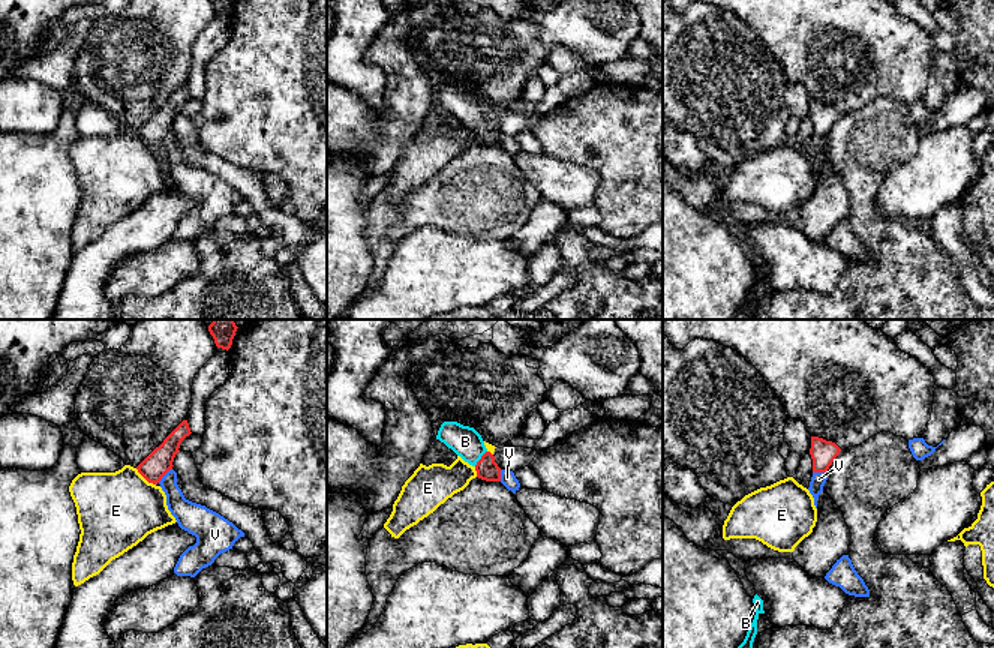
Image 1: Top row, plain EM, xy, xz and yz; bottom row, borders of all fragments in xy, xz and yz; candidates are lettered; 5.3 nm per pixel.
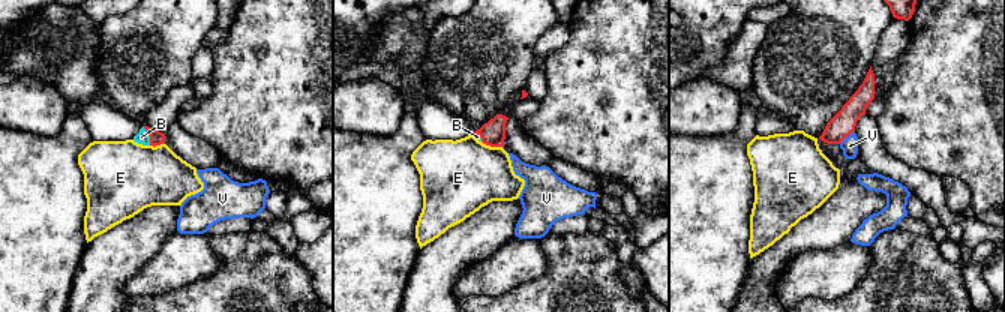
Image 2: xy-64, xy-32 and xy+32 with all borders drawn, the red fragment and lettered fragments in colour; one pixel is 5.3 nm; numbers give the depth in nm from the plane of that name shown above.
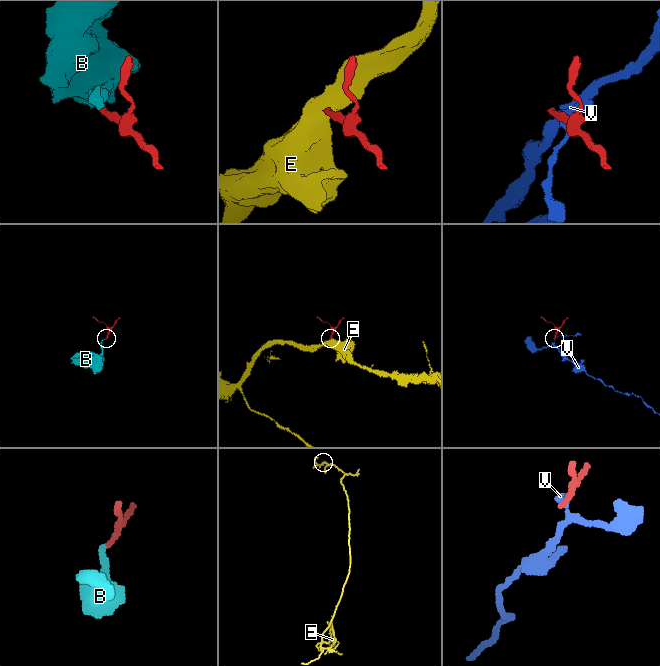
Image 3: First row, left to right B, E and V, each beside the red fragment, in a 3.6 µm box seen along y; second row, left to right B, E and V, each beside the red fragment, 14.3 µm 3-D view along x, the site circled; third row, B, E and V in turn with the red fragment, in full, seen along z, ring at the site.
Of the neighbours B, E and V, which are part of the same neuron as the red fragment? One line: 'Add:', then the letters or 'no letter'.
Add: B

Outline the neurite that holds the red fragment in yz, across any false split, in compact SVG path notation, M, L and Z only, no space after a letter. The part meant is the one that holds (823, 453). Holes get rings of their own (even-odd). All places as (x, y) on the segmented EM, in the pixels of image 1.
M811 436L810 454L813 459L813 472L828 472L840 452L841 448L835 442Z

